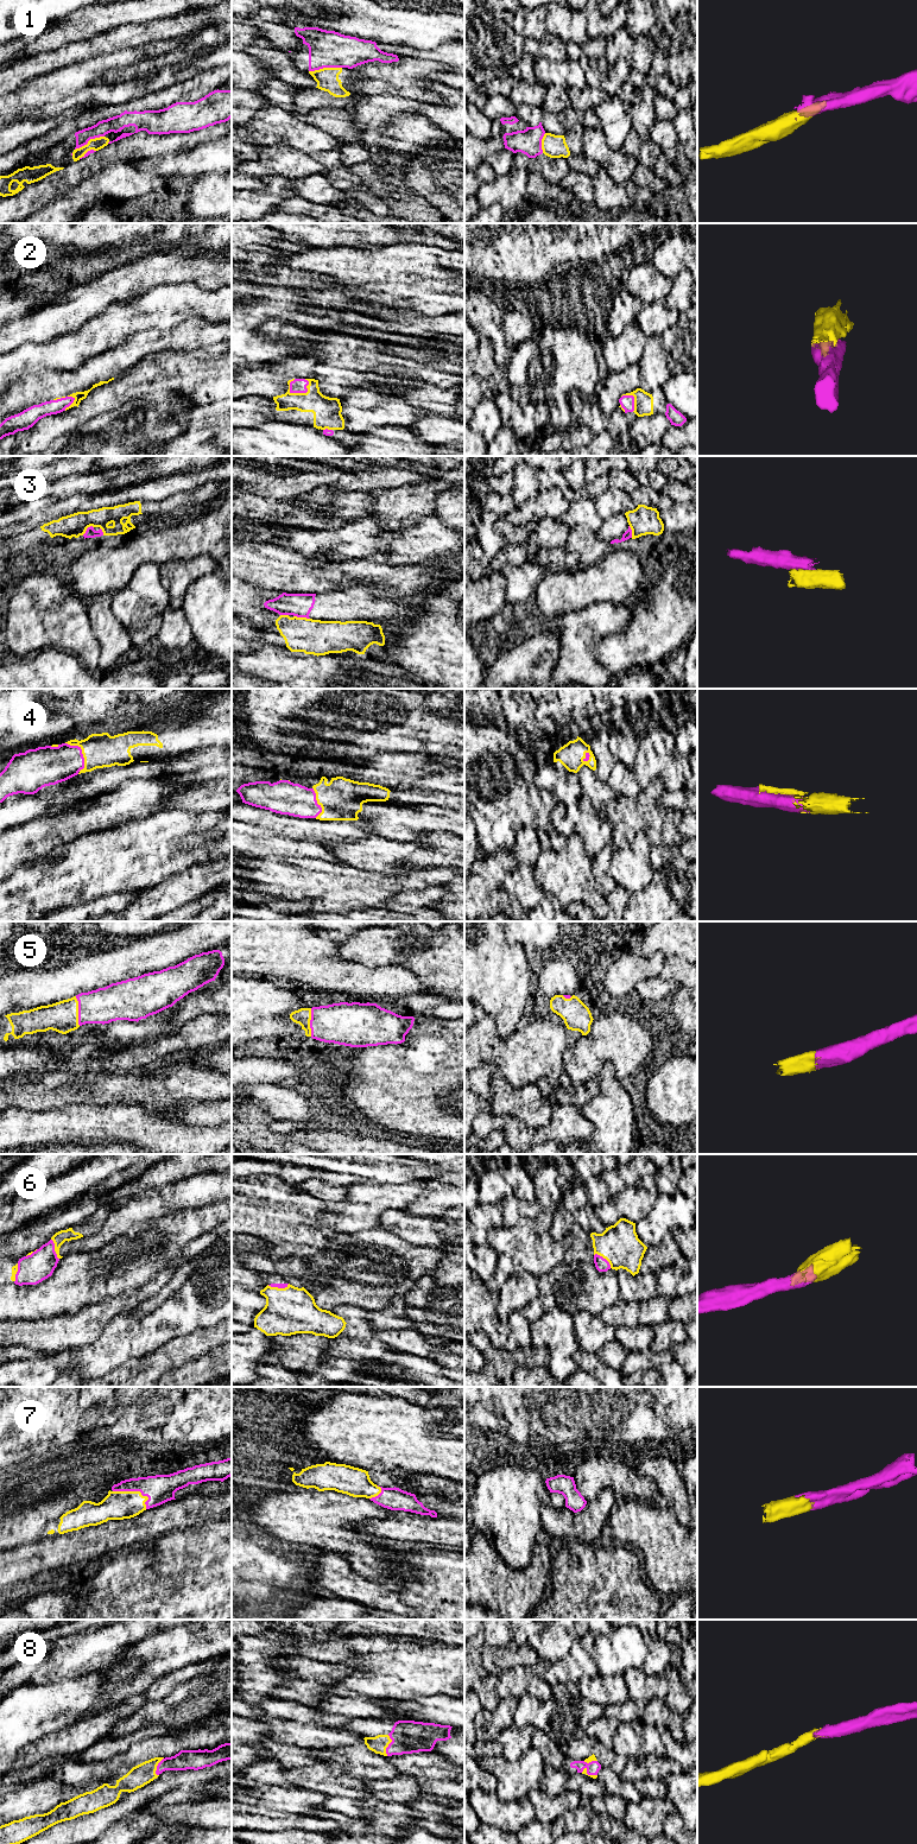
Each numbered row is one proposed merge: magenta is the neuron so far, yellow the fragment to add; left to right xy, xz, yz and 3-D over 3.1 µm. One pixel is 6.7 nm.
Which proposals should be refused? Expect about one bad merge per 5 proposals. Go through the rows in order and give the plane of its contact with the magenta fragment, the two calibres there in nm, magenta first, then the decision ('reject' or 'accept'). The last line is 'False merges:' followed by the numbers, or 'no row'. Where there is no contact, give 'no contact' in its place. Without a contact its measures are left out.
1: meets magenta in xz; 260 nm thick on the magenta side, 150 nm on the other; reject
2: meets magenta in xz; 100 nm thick on the magenta side, 190 nm on the other; accept
3: meets magenta in xz; 160 nm thick on the magenta side, 240 nm on the other; reject
4: meets magenta in xy; 260 nm thick on the magenta side, 220 nm on the other; accept
5: meets magenta in xy; 240 nm thick on the magenta side, 220 nm on the other; accept
6: meets magenta in yz; 90 nm thick on the magenta side, 280 nm on the other; accept
7: meets magenta in xy; 190 nm thick on the magenta side, 190 nm on the other; accept
8: meets magenta in xz; 220 nm thick on the magenta side, 120 nm on the other; accept
False merges: 1, 3

